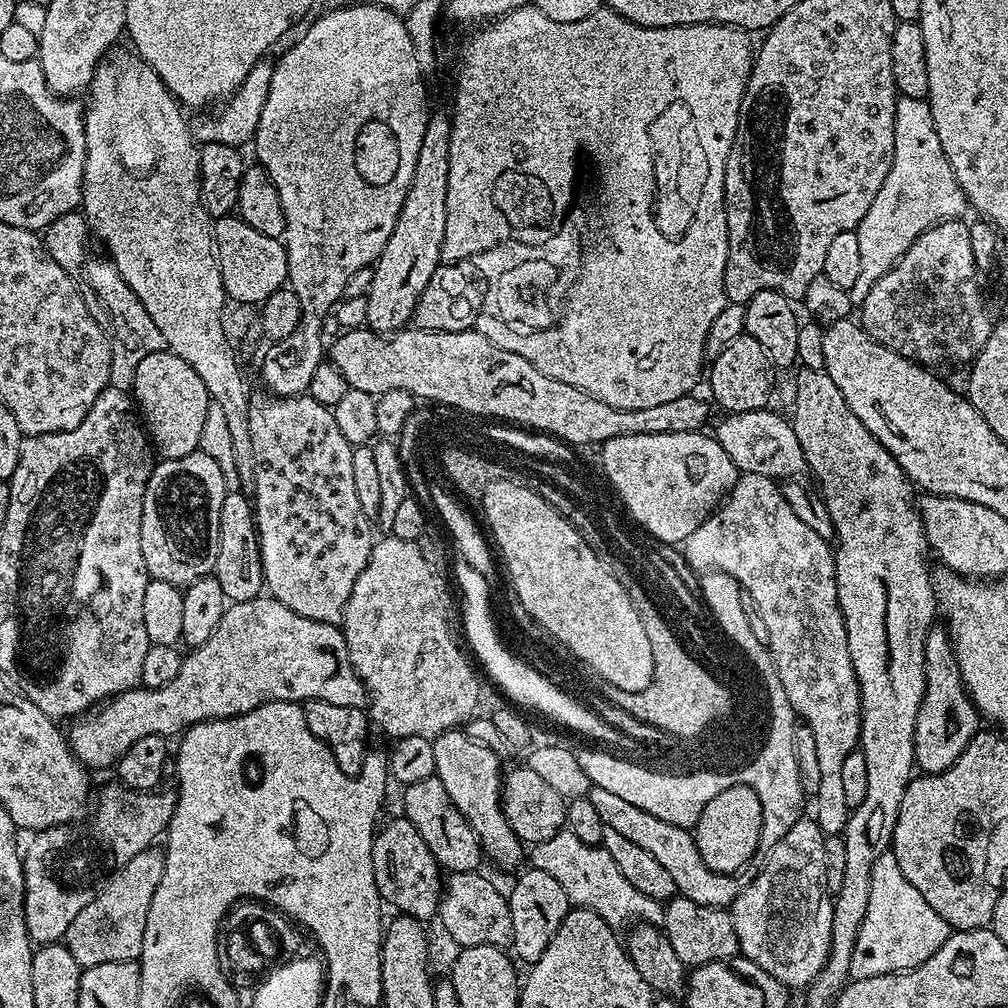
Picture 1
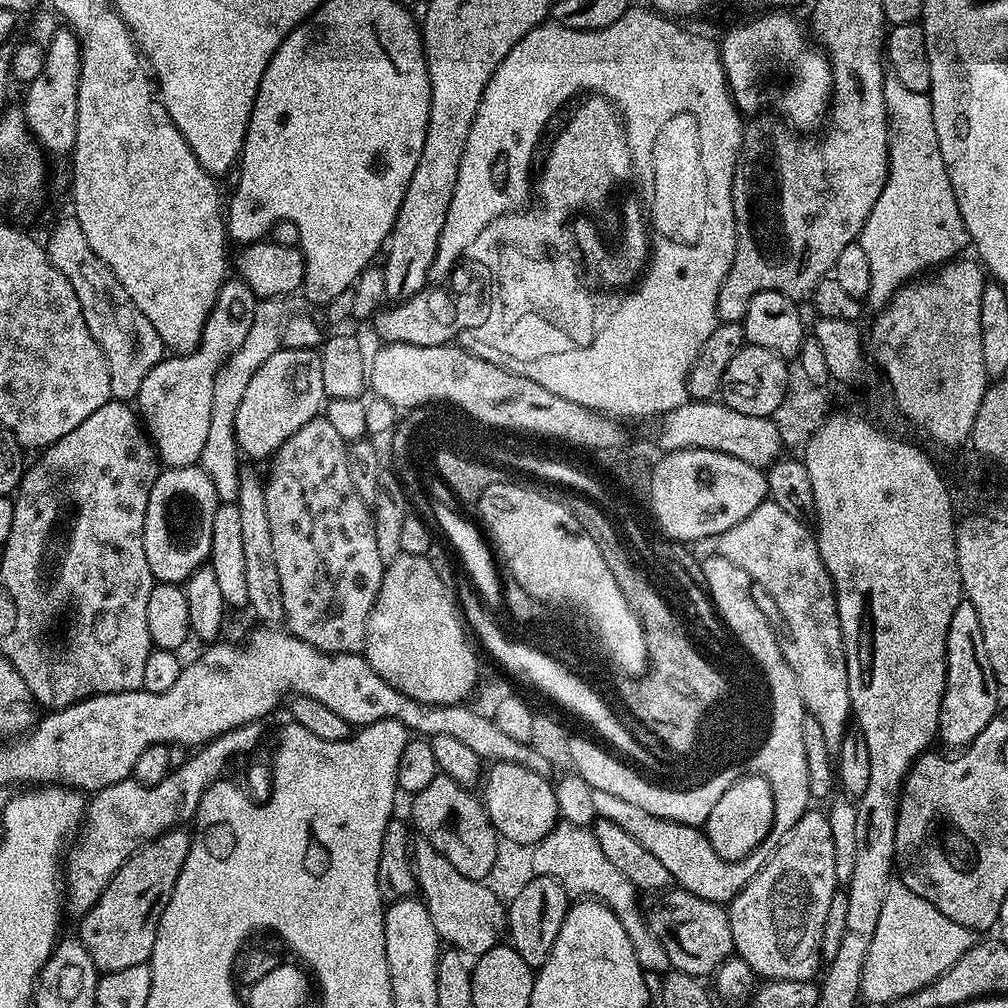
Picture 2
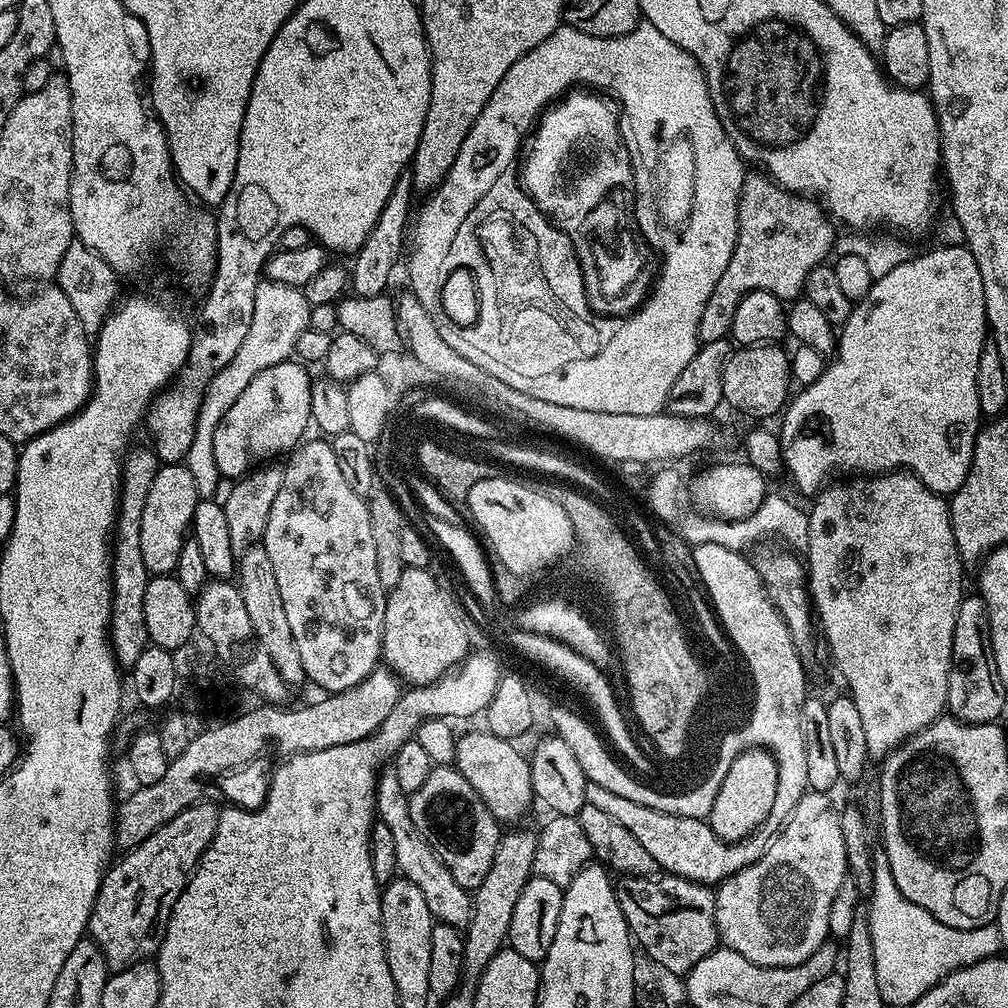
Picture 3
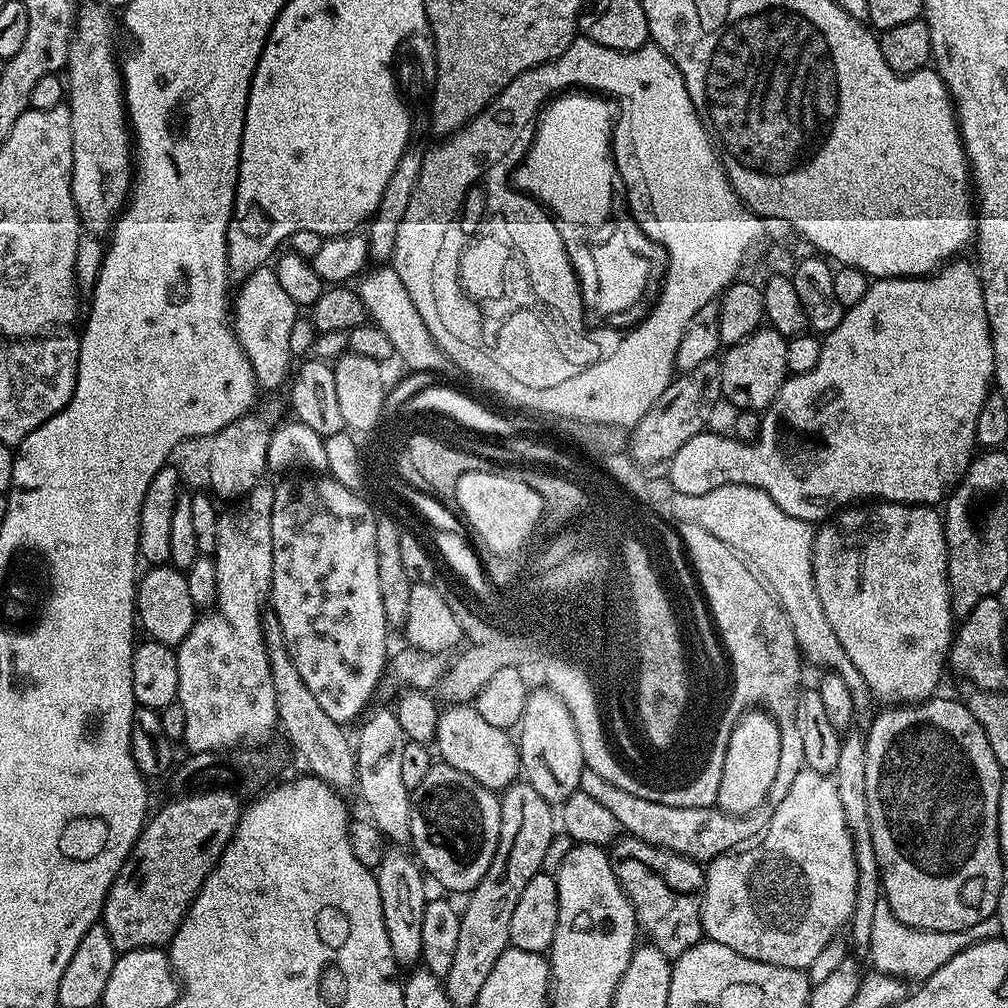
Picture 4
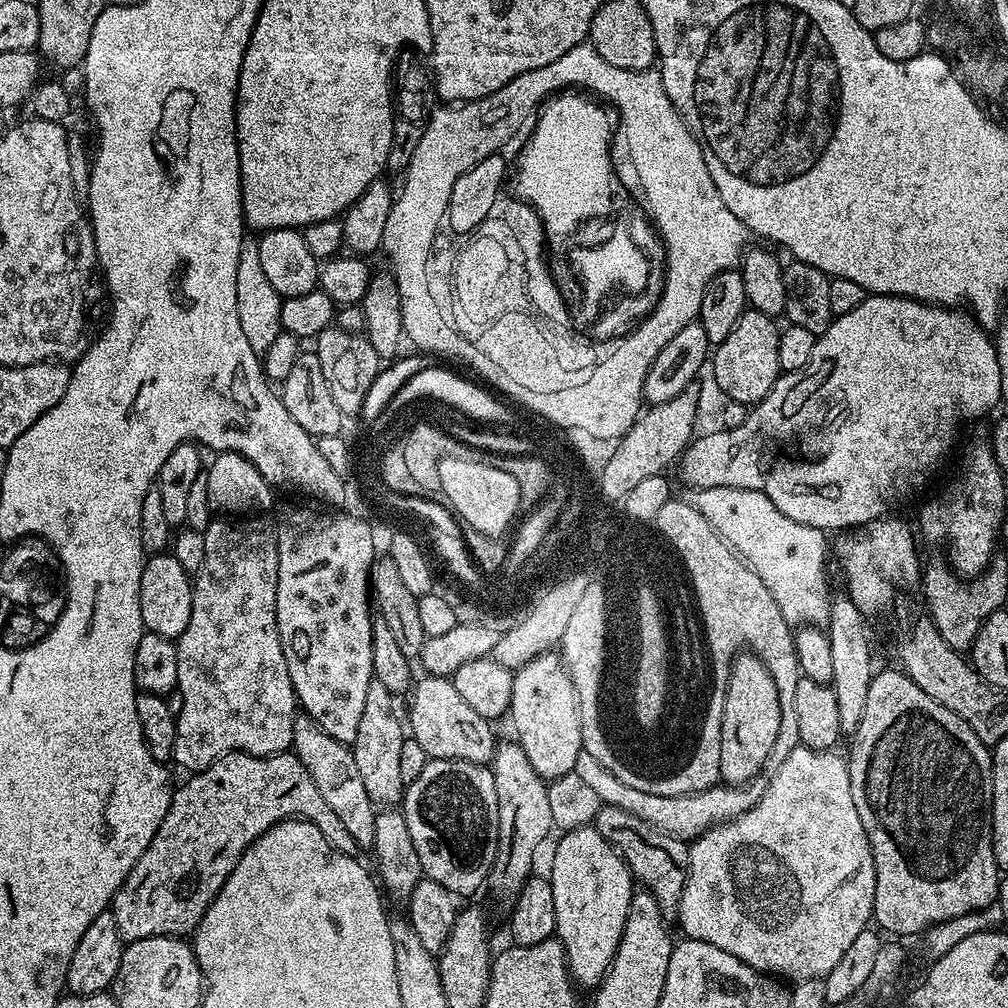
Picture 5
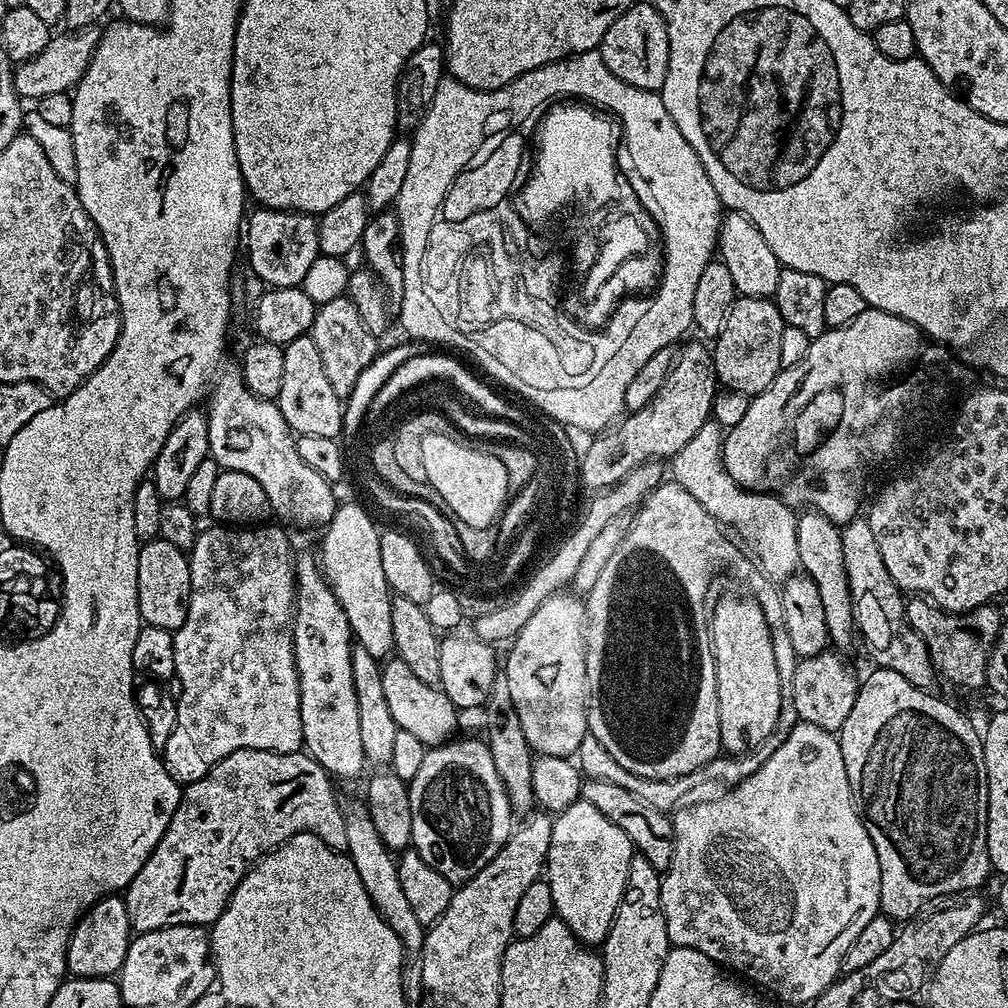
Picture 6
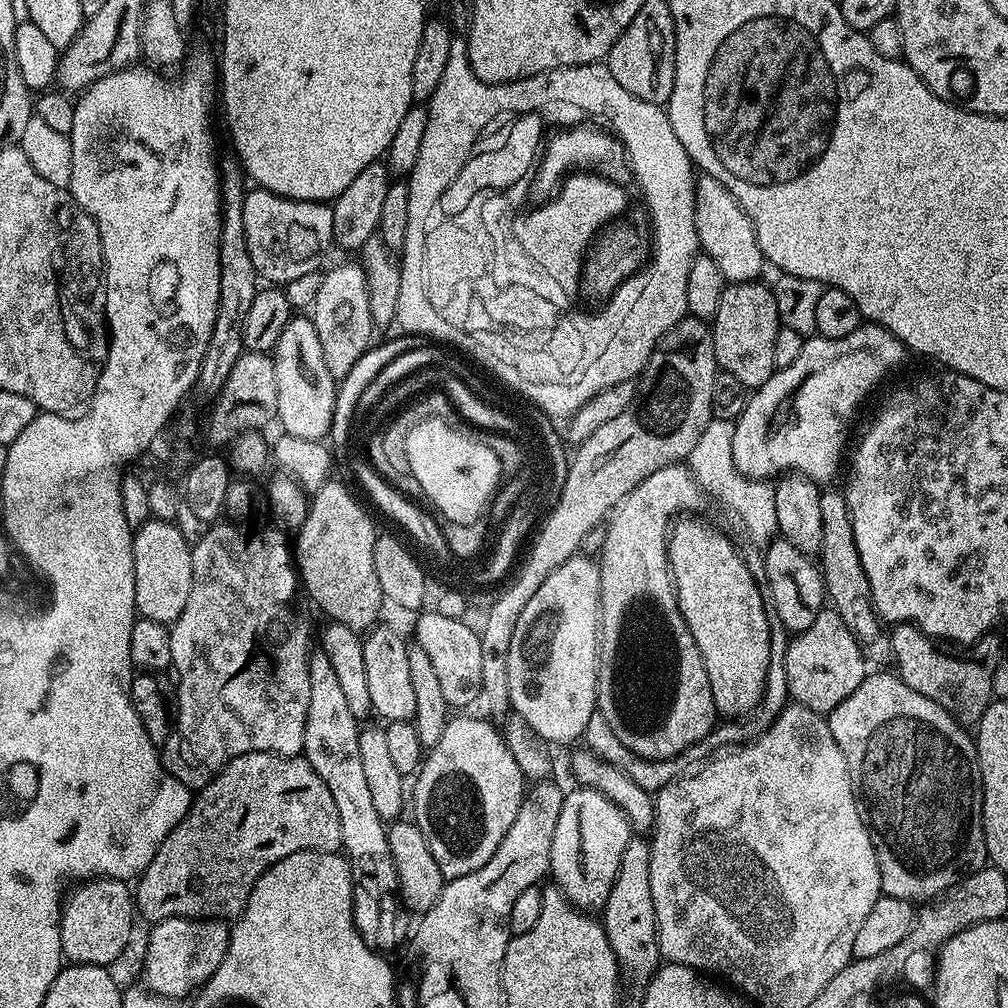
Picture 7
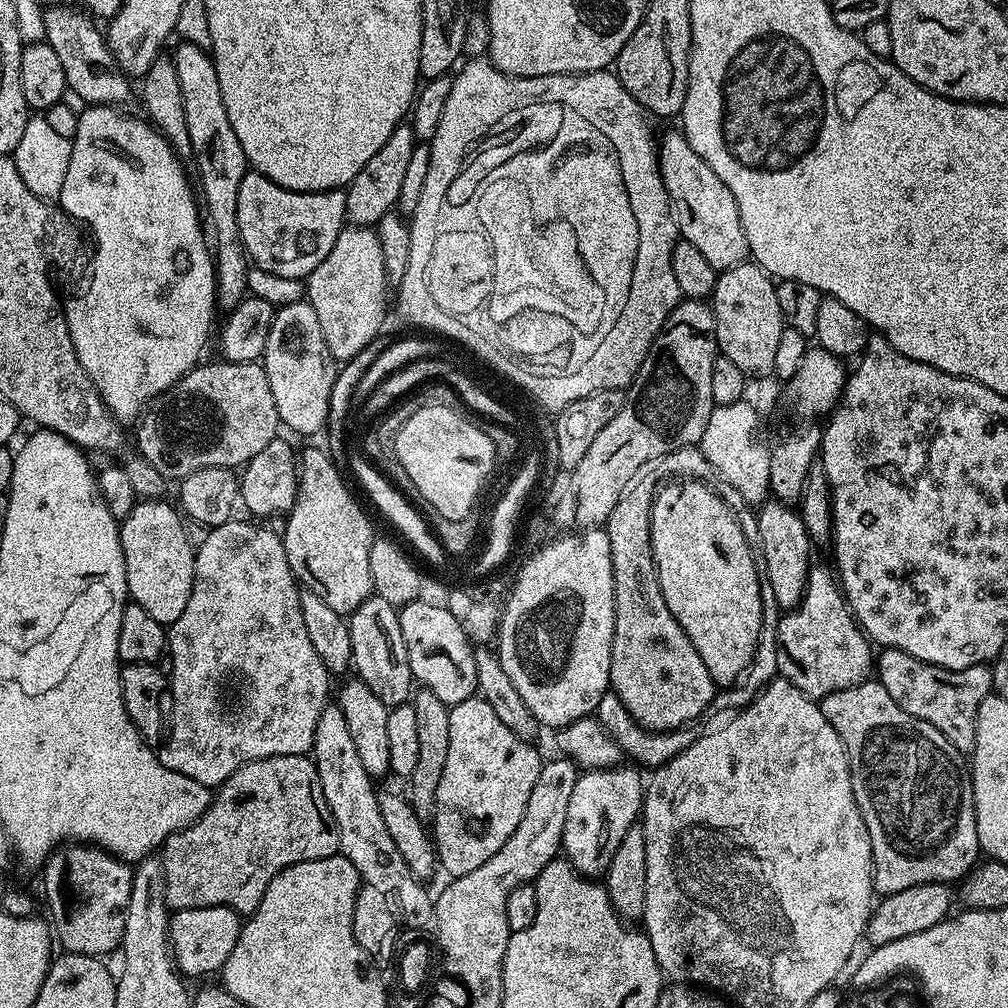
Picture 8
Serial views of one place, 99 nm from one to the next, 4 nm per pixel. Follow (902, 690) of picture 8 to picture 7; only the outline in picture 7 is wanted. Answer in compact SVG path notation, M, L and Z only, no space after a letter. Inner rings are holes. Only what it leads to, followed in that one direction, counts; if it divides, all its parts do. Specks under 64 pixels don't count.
M897 624L891 629L890 635L891 659L896 660L895 671L901 681L910 686L910 690L916 690L918 694L938 702L938 706L945 708L958 723L965 726L979 724L982 714L994 699L992 679L1002 655L996 634L986 635L971 645L967 649L968 660L960 656L947 656L933 637L912 624Z

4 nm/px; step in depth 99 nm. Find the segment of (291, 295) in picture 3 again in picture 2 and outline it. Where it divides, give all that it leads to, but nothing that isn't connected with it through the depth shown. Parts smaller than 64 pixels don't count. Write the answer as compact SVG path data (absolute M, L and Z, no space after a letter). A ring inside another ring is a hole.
M264 298L253 307L250 331L246 334L245 341L242 342L242 345L230 356L226 363L219 368L218 374L215 375L213 405L210 412L210 429L209 433L206 434L206 443L202 448L199 463L204 472L211 478L212 484L215 487L216 497L221 503L235 503L237 498L240 451L236 447L236 435L233 430L233 424L238 405L242 400L242 395L246 392L247 383L258 372L259 366L262 366L262 363L266 362L267 358L270 358L270 355L276 353L280 348L282 326L285 325L290 315L289 309L286 310L285 304L287 303L280 298Z

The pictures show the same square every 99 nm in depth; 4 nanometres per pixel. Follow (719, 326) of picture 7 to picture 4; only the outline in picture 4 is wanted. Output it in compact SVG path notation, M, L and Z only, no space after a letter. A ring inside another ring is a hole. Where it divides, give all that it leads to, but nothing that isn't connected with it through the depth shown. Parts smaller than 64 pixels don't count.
M762 326L742 342L731 345L719 361L723 399L746 412L760 414L767 410L790 375L786 366L787 345L785 336L778 334L778 330L771 326Z

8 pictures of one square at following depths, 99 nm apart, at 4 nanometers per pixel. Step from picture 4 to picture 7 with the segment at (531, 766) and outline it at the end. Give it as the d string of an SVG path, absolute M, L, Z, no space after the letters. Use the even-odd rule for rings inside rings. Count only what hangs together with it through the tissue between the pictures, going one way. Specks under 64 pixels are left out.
M577 554L572 559L566 561L562 566L558 566L538 586L538 591L534 593L534 598L530 598L526 610L522 610L522 615L518 618L518 626L514 626L514 639L510 642L510 708L515 715L526 718L534 730L543 740L548 741L549 745L568 744L571 740L579 741L586 730L586 722L598 709L596 707L596 687L598 686L598 646L600 645L600 604L601 604L601 584L600 584L600 566L595 559L589 558L584 554Z

